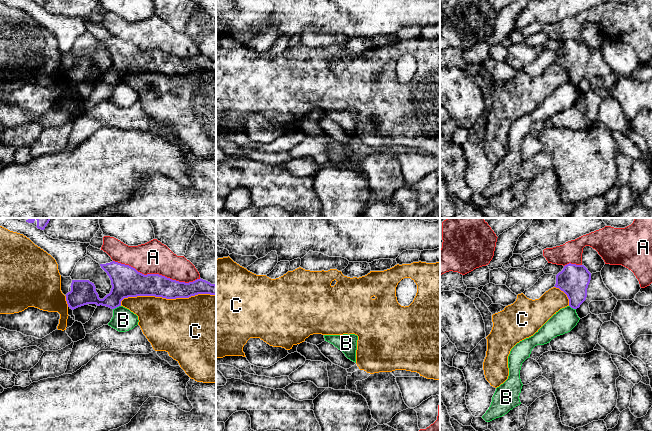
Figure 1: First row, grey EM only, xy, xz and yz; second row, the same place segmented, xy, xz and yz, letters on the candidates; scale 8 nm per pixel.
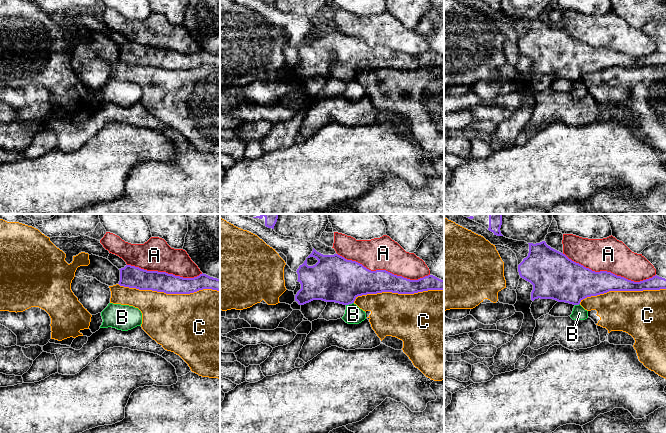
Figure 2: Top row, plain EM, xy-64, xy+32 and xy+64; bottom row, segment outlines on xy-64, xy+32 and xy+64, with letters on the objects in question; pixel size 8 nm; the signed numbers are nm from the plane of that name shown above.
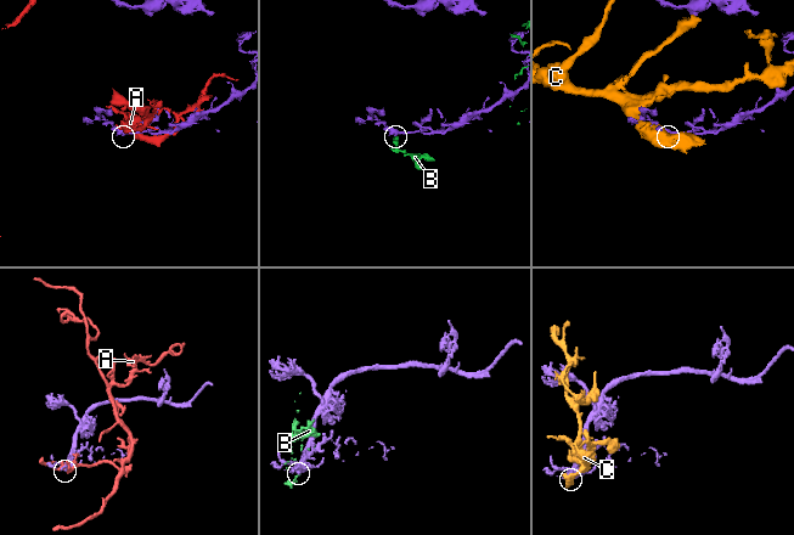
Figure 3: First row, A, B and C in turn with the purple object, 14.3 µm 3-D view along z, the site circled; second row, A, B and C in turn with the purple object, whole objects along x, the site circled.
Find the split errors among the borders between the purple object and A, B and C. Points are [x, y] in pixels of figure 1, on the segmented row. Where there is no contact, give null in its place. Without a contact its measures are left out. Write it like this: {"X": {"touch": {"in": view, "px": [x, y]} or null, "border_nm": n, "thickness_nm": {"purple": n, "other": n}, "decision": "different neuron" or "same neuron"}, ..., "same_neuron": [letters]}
{"A": {"touch": {"in": "xy", "px": [157, 274]}, "border_nm": 700, "thickness_nm": {"purple": 240, "other": 260}, "decision": "different neuron"}, "B": {"touch": {"in": "xy", "px": [116, 307]}, "border_nm": 70, "thickness_nm": {"purple": 240, "other": 180}, "decision": "different neuron"}, "C": {"touch": {"in": "xy", "px": [166, 298]}, "border_nm": 750, "thickness_nm": {"purple": 180, "other": 460}, "decision": "different neuron"}, "same_neuron": []}

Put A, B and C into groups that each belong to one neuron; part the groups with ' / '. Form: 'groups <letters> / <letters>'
groups A / B / C

